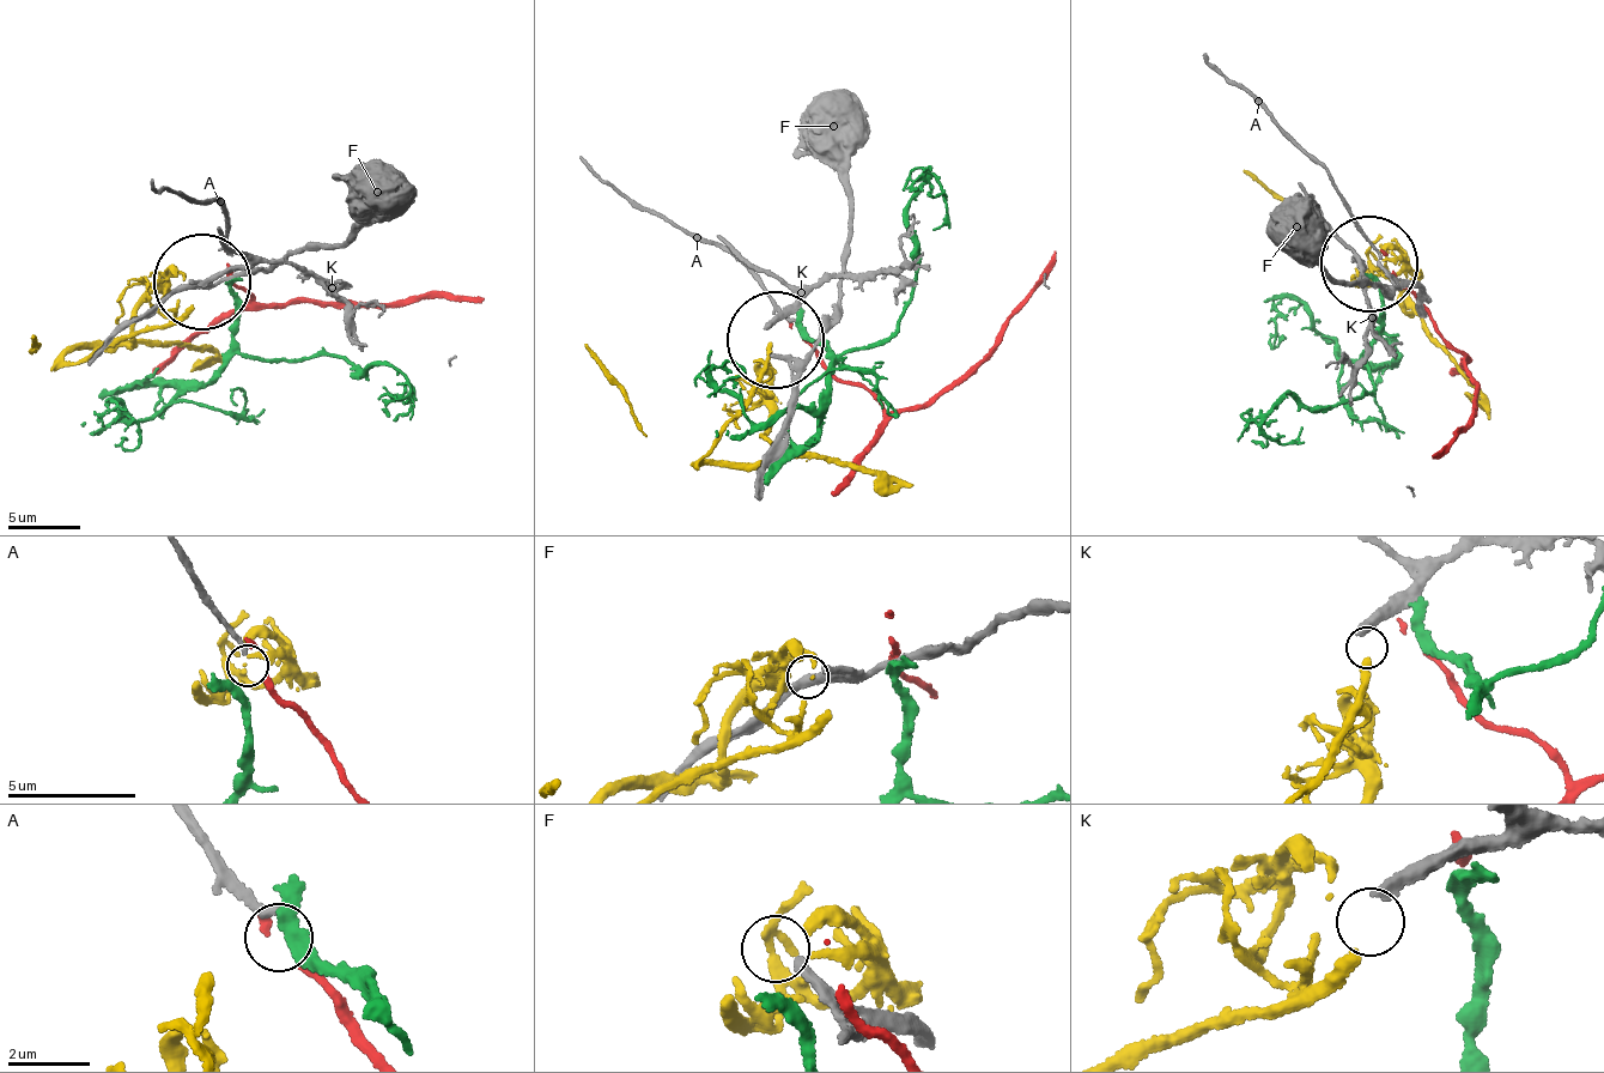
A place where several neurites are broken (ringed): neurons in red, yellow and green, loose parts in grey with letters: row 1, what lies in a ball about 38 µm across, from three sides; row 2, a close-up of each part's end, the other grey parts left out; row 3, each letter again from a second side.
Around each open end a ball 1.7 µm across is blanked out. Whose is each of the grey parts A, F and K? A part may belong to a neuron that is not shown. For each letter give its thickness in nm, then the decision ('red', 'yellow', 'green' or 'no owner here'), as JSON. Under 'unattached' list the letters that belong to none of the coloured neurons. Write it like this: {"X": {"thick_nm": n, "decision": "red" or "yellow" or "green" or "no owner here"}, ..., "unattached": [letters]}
{"A": {"thick_nm": 190, "decision": "no owner here"}, "F": {"thick_nm": 280, "decision": "no owner here"}, "K": {"thick_nm": 380, "decision": "no owner here"}, "unattached": ["A", "F", "K"]}

